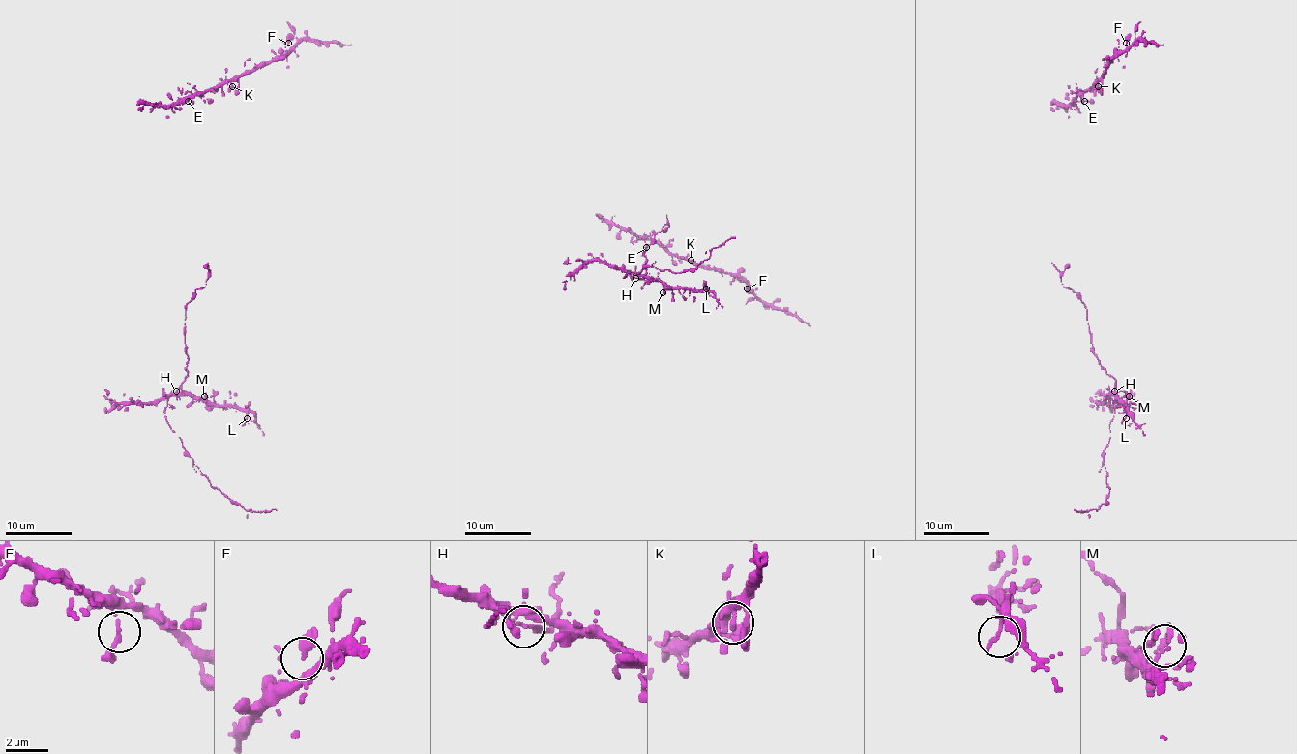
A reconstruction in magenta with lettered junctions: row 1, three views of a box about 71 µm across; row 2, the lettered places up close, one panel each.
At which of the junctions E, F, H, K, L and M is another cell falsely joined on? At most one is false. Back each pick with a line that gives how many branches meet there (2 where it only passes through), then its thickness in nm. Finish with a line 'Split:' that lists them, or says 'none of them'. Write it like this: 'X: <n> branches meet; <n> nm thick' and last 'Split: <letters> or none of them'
Split: none of them

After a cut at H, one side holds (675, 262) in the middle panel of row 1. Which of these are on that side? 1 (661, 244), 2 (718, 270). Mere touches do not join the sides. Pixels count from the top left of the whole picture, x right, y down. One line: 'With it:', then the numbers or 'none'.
With it: 1, 2

